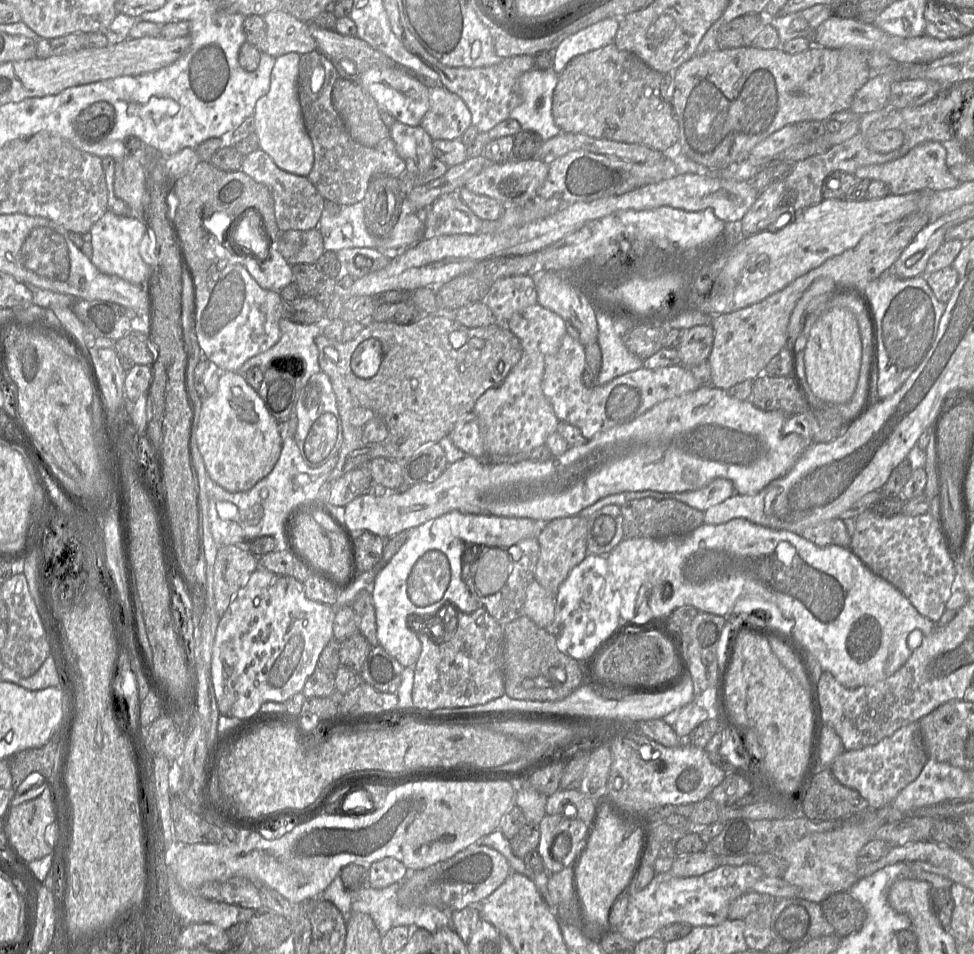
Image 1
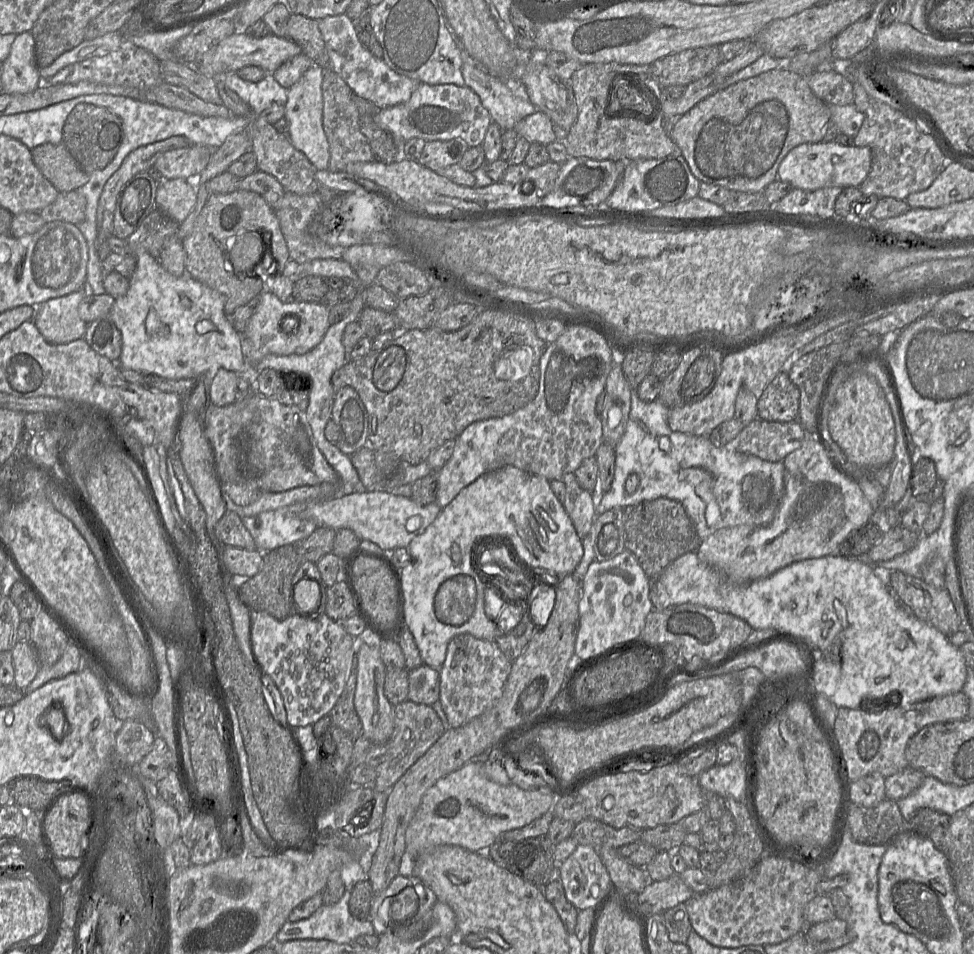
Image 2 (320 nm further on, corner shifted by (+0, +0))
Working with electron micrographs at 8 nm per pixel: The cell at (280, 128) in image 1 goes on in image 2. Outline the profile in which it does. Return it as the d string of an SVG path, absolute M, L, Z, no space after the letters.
M311 66L302 77L287 90L287 102L284 105L284 118L288 123L287 136L292 145L304 153L317 170L327 170L329 167L329 143L323 128L323 96L321 66Z

